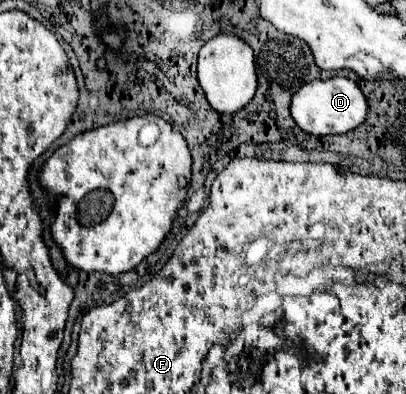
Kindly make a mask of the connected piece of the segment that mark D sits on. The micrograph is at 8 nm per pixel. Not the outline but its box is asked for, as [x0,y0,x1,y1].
[291,78,367,136]

